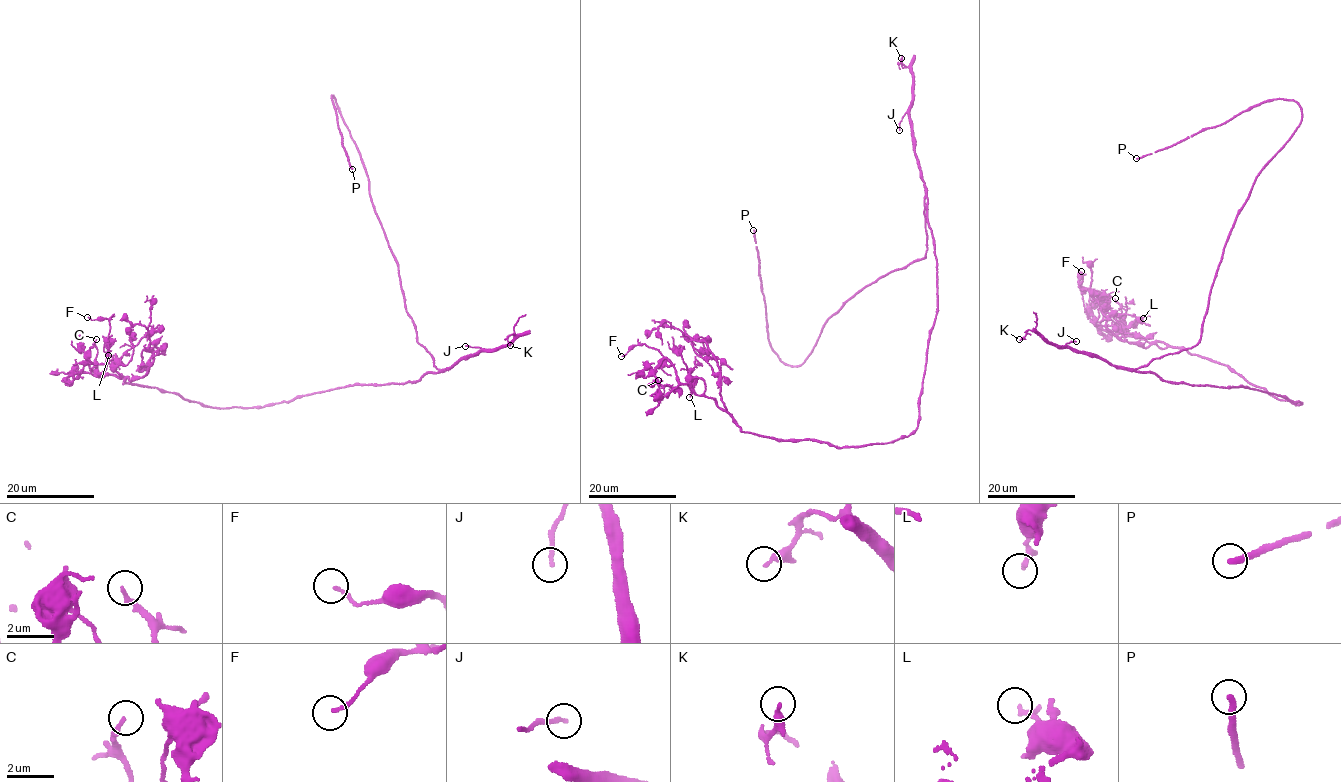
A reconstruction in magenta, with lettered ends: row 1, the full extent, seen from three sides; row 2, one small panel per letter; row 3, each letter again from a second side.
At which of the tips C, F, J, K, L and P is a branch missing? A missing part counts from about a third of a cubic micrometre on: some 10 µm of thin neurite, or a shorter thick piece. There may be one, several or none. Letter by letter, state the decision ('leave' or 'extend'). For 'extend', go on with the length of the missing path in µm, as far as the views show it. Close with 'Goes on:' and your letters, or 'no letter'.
C: leave
F: leave
J: extend; about 35 µm are missing
K: leave
L: leave
P: extend; about 30 µm are missing
Goes on: J, P

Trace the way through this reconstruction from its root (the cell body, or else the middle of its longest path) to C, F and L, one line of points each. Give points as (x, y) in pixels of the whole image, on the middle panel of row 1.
C: (934, 247), (937, 317), (918, 424), (907, 436), (838, 448), (762, 437), (687, 384), (658, 380)
F: (934, 247), (937, 317), (907, 436), (838, 448), (743, 432), (658, 350), (642, 343), (621, 356)
L: (934, 247), (937, 317), (907, 436), (848, 447), (775, 440), (743, 432), (702, 379), (689, 397)

